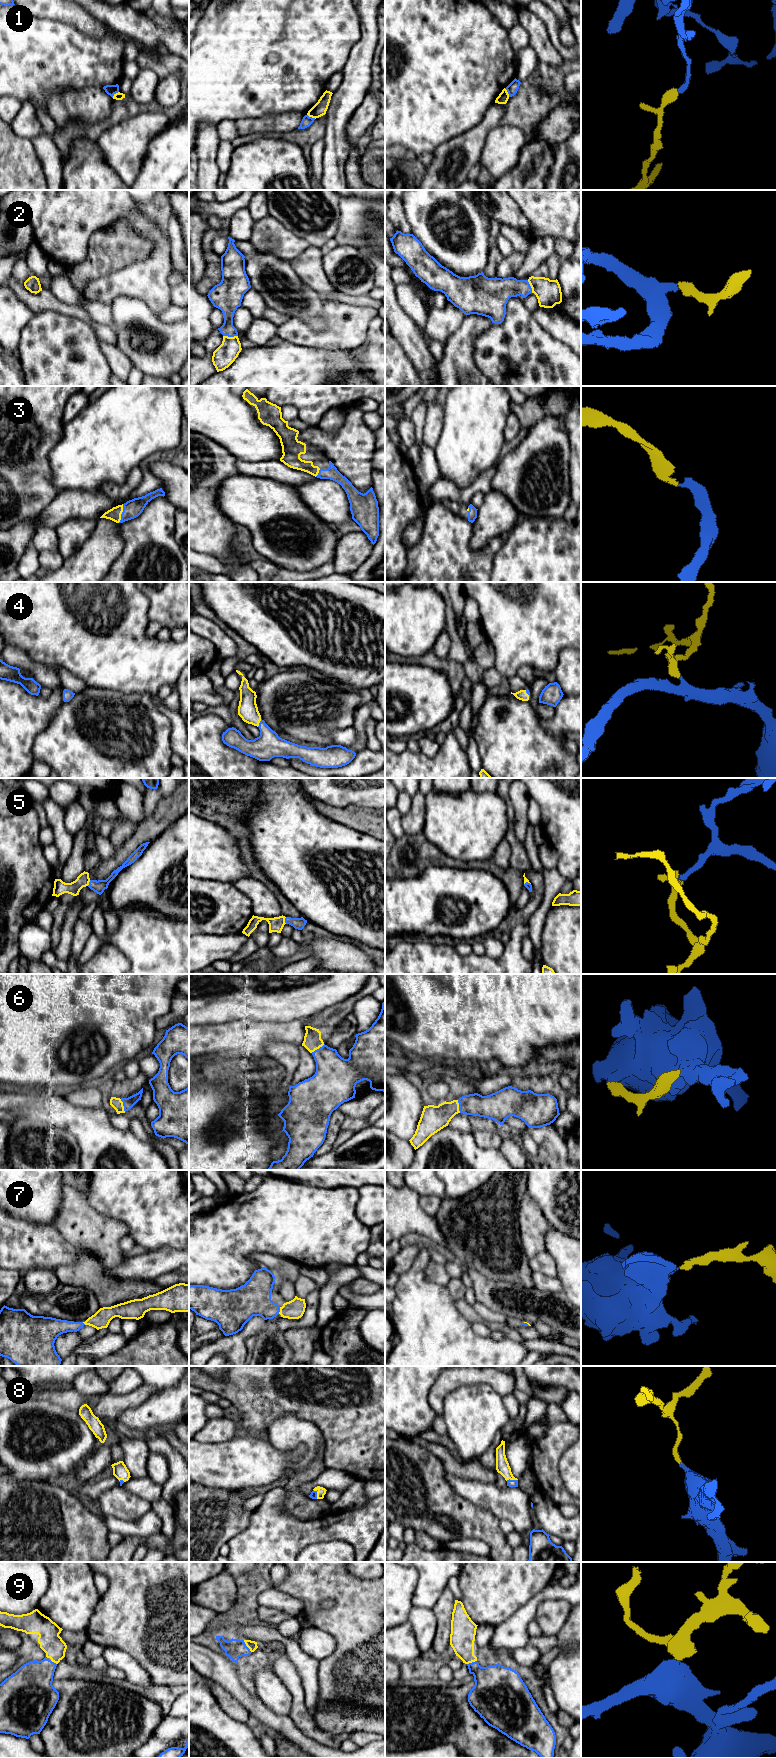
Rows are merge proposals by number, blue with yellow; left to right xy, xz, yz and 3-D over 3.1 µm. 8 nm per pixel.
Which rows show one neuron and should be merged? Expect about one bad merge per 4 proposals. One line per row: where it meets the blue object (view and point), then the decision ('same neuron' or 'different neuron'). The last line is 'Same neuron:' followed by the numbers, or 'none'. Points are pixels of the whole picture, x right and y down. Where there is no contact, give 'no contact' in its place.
1: meets blue in yz at (507, 91); different neuron
2: meets blue in xz at (230, 336); same neuron
3: meets blue in xy at (122, 513); same neuron
4: meets blue in xz at (259, 723); same neuron
5: meets blue in xz at (285, 920); different neuron
6: meets blue in xy at (123, 1105); same neuron
7: meets blue in xz at (279, 1310); same neuron
8: meets blue in yz at (511, 1480); same neuron
9: meets blue in xz at (246, 1646); same neuron
Same neuron: 2, 3, 4, 6, 7, 8, 9

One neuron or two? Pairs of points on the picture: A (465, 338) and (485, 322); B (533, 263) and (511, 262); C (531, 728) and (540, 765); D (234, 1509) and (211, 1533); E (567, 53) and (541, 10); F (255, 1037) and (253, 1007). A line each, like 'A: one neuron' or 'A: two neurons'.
A: one neuron
B: two neurons
C: one neuron
D: one neuron
E: one neuron
F: two neurons

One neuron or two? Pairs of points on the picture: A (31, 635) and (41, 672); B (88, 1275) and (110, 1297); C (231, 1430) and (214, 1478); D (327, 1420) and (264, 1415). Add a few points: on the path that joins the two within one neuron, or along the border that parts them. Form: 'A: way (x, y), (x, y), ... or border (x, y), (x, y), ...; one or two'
A: border (19, 648), (33, 660), (53, 667); two
B: way (93, 1280), (105, 1292); one
C: border (235, 1435), (222, 1441), (205, 1442); two
D: way (311, 1406), (280, 1406); one

